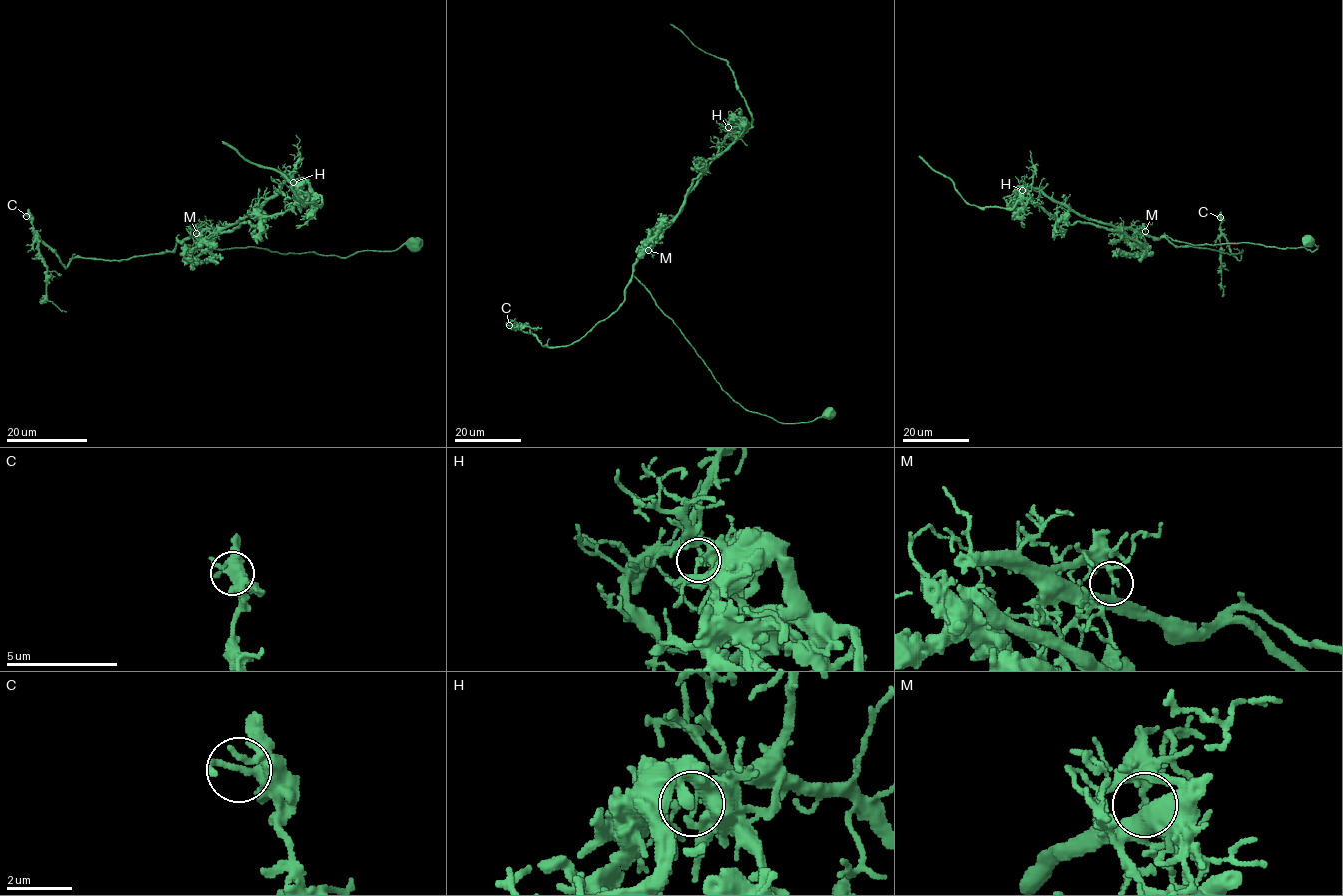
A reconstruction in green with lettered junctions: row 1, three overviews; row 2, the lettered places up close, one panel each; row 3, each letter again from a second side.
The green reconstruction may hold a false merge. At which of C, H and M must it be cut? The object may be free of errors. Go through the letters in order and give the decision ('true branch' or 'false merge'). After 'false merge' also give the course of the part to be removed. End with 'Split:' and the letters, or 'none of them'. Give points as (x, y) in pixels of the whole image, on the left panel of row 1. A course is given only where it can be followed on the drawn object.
C: true branch
H: false merge; course (293, 182), (287, 180), (237, 223), (176, 239), (200, 249), (249, 246), (347, 257), (423, 241)
M: true branch
Split: H

